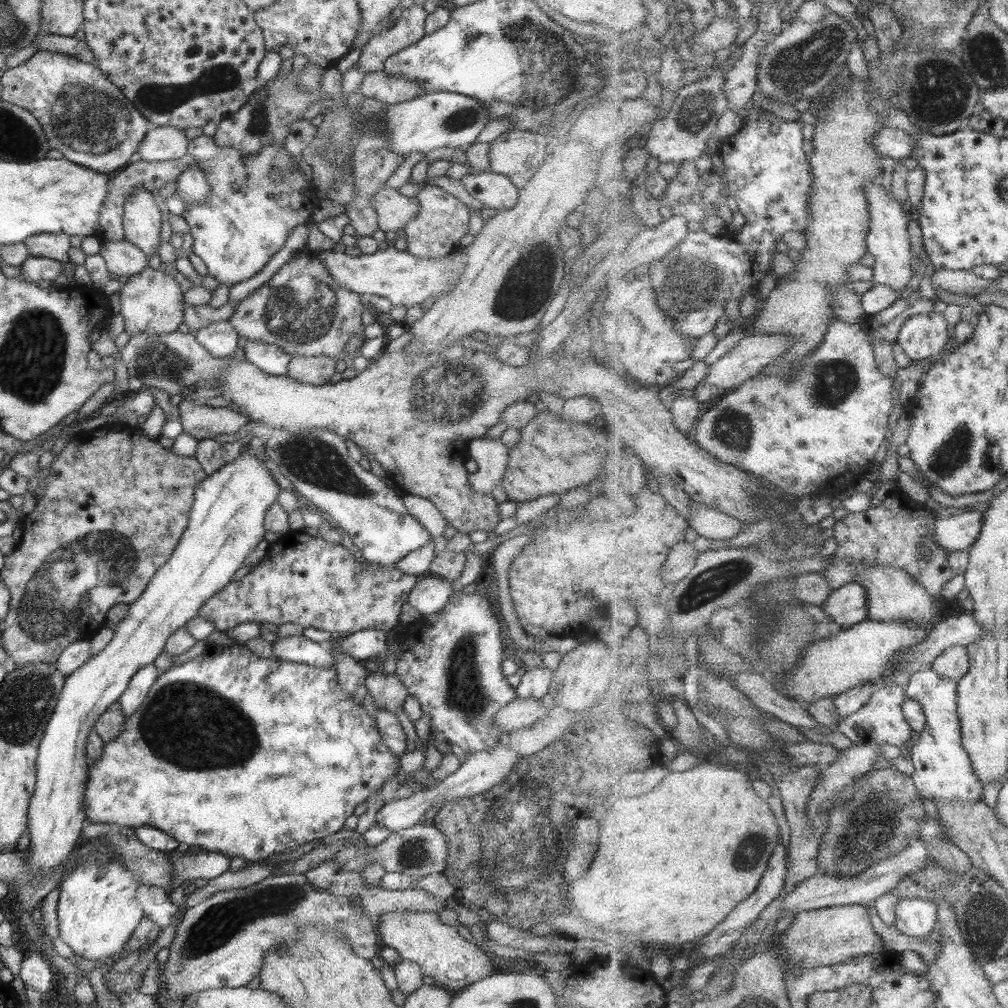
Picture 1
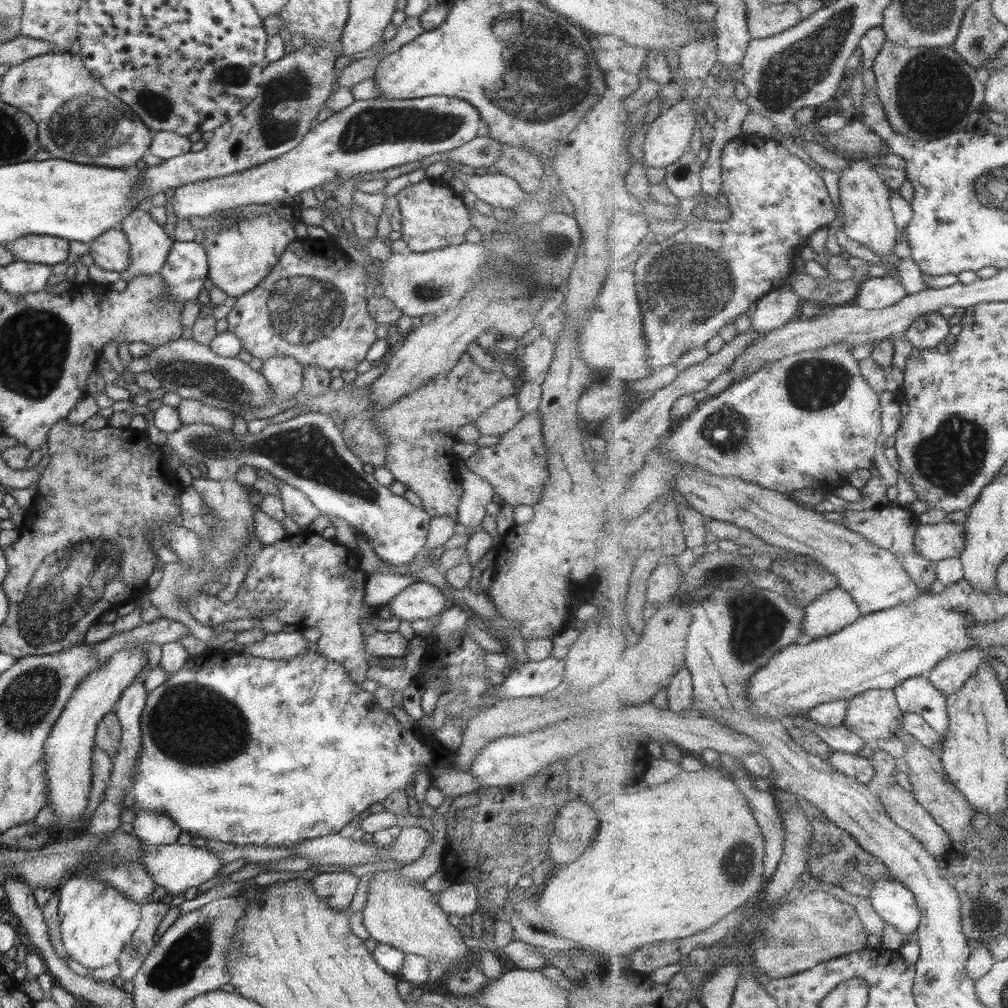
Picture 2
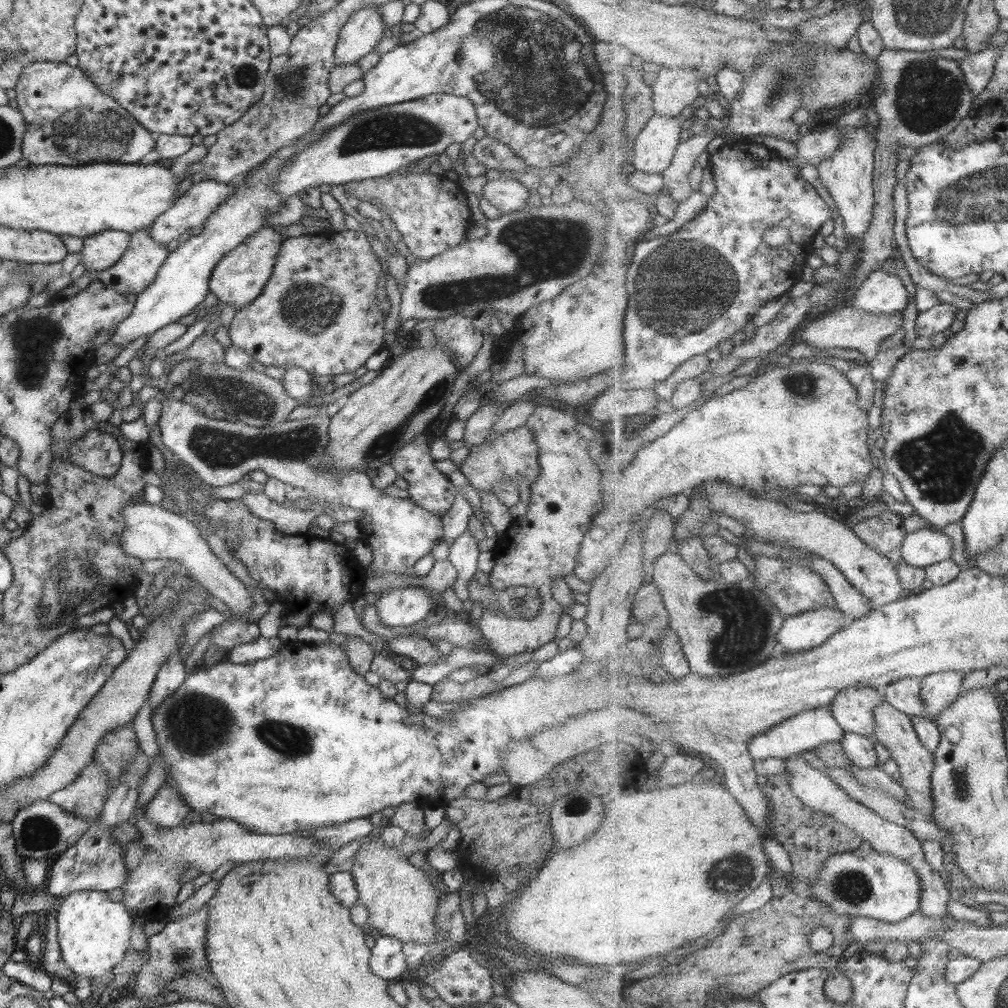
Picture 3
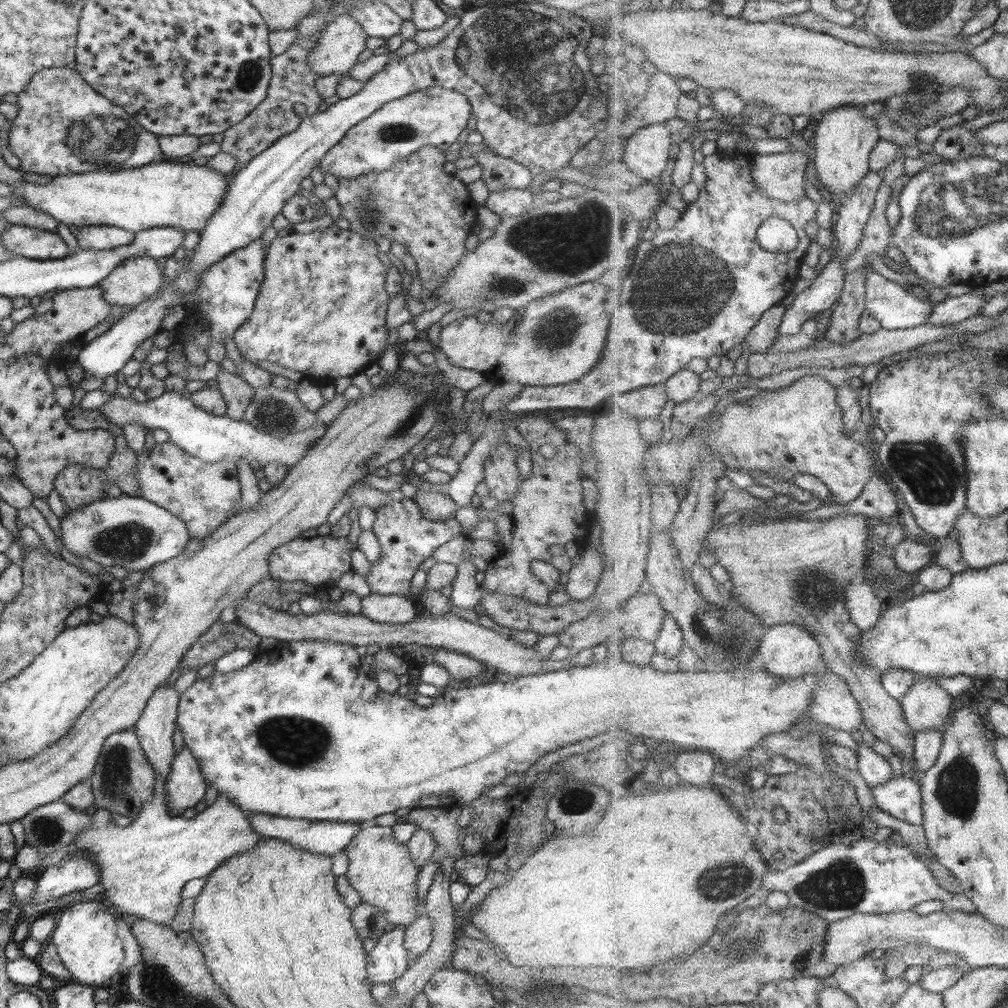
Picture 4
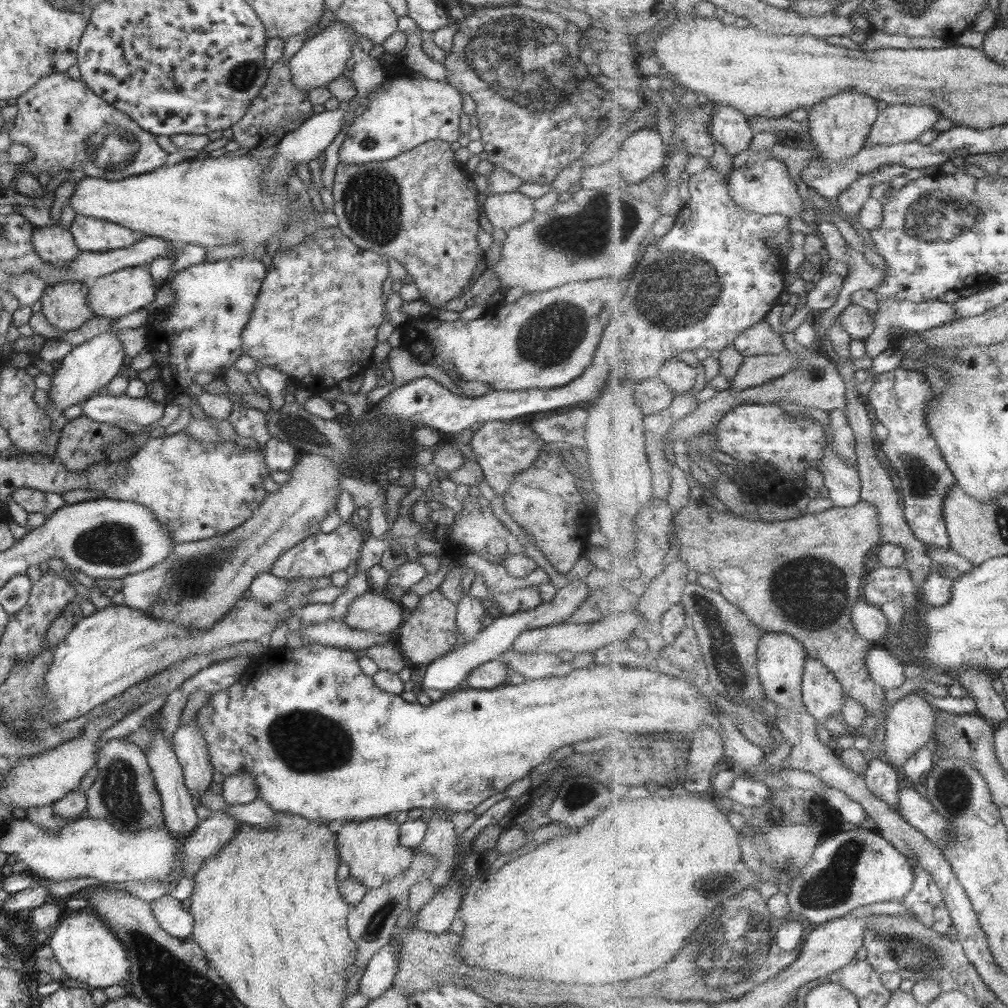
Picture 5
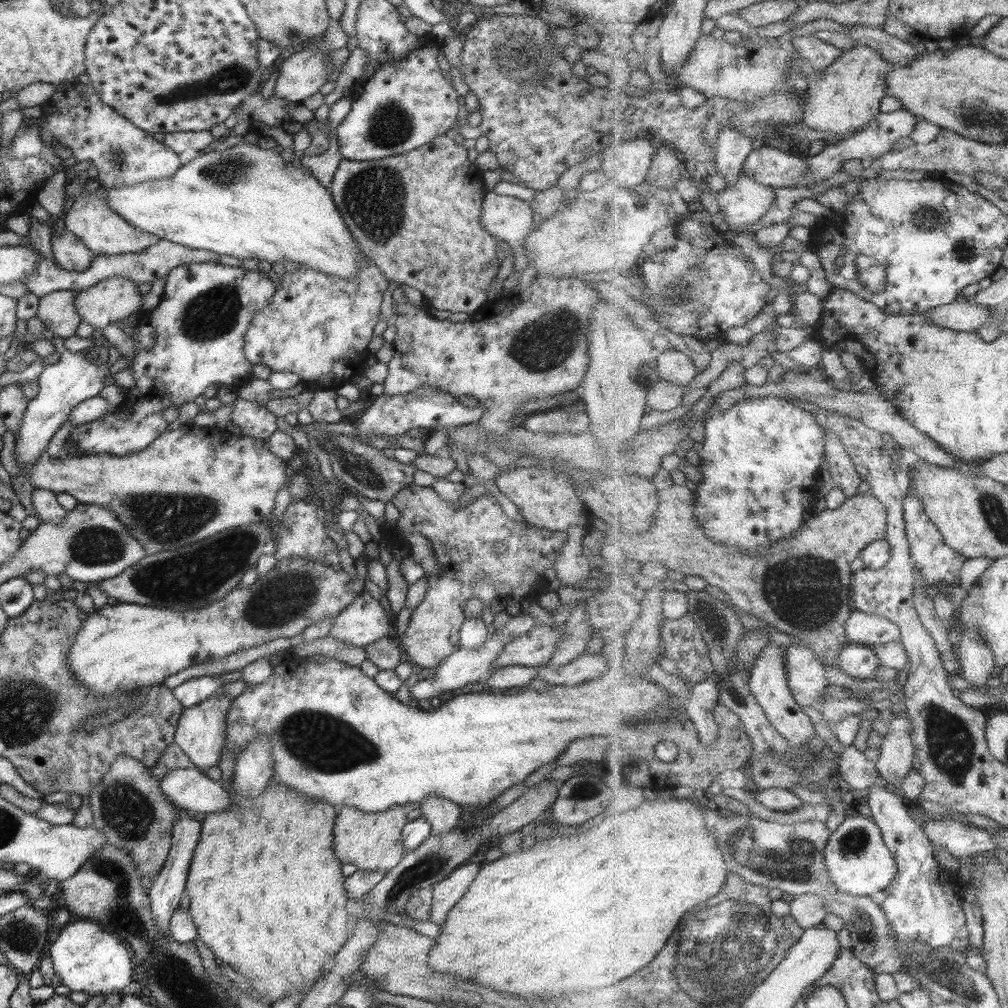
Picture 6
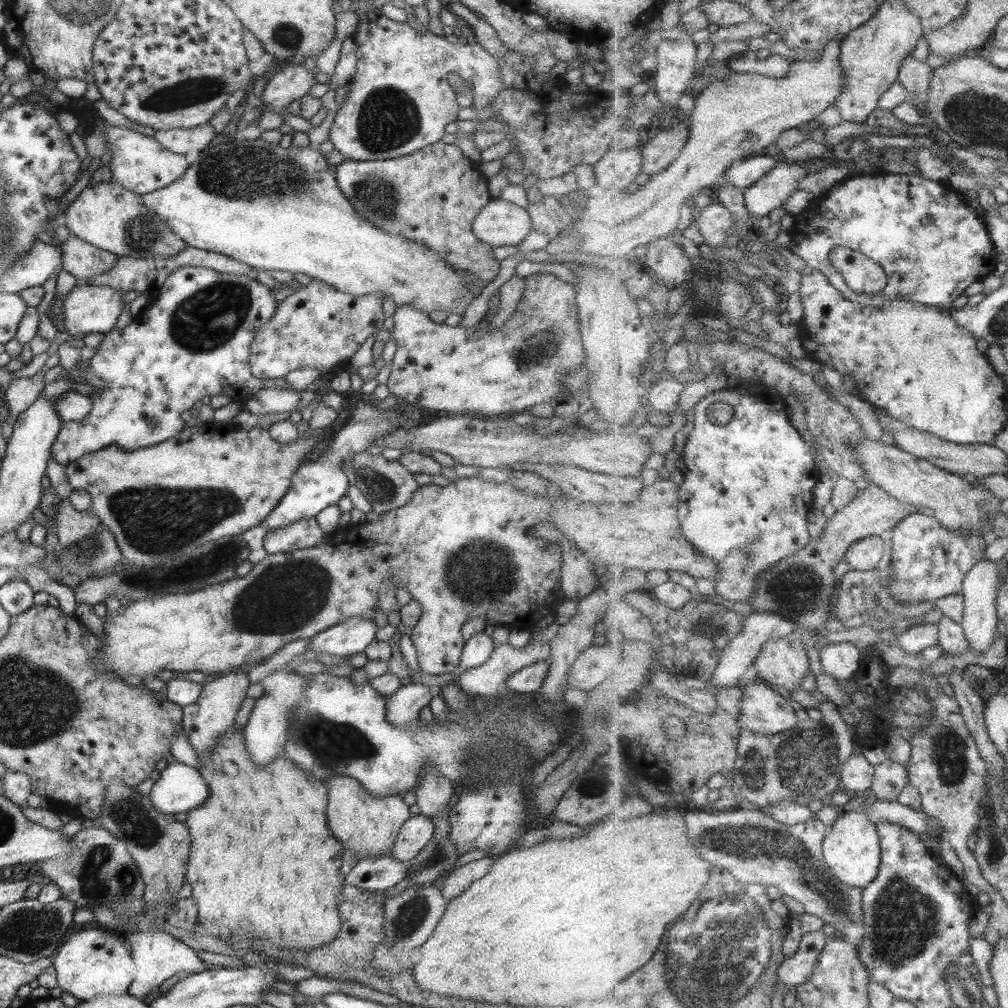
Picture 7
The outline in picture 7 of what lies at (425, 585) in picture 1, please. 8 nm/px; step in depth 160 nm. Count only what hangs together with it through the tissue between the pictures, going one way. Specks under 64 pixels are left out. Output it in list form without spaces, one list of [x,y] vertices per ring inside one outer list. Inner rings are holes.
[[[353,616],[313,636],[306,650],[307,658],[319,661],[320,654],[347,657],[359,654],[377,638],[376,630],[371,618]]]

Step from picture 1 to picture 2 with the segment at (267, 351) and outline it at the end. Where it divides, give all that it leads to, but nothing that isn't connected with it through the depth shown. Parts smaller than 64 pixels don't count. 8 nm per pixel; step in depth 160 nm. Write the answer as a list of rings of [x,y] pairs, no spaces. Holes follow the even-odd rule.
[[[271,356],[263,361],[259,373],[269,383],[276,400],[286,400],[300,391],[303,367],[290,356]]]

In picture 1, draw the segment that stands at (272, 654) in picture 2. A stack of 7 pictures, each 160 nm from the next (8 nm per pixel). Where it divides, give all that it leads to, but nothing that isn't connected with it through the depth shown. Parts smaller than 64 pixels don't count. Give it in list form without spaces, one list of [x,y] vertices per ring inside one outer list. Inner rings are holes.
[[[303,635],[275,638],[272,654],[277,659],[313,666],[335,666],[329,646],[307,640]]]

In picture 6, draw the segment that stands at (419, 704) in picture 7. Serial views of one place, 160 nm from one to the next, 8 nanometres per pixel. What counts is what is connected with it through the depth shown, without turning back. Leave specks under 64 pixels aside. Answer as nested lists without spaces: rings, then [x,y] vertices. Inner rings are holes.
[[[521,612],[515,617],[511,616],[507,624],[502,628],[497,628],[497,630],[490,628],[487,641],[483,643],[483,647],[476,648],[475,650],[467,650],[459,646],[457,650],[453,651],[439,666],[436,667],[434,677],[417,681],[415,685],[409,688],[410,700],[415,704],[419,700],[430,700],[432,697],[445,697],[445,694],[449,696],[447,690],[452,691],[455,688],[465,686],[465,684],[475,682],[476,680],[485,680],[488,676],[488,671],[490,670],[490,664],[495,660],[495,657],[499,654],[501,648],[509,643],[509,640],[515,636],[516,633],[527,632],[527,630],[530,630],[535,625],[539,625],[539,622]]]

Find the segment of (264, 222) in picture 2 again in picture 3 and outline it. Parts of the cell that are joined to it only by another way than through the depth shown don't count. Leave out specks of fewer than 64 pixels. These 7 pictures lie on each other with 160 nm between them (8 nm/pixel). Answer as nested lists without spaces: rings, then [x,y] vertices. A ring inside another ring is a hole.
[[[271,226],[259,229],[255,235],[247,237],[242,241],[242,244],[236,246],[219,259],[208,280],[209,292],[217,297],[219,304],[221,302],[229,304],[236,313],[244,306],[251,304],[261,294],[262,288],[271,276],[278,246],[285,238],[280,235],[278,229]]]

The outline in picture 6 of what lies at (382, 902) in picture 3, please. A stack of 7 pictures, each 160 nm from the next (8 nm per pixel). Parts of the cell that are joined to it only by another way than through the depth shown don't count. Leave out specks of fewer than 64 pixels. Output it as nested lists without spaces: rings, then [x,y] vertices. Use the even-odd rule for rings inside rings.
[[[343,805],[337,808],[335,824],[332,828],[333,850],[341,864],[355,865],[359,870],[385,871],[393,868],[403,855],[400,832],[406,825],[407,807],[393,805],[381,812],[365,812],[358,808]]]

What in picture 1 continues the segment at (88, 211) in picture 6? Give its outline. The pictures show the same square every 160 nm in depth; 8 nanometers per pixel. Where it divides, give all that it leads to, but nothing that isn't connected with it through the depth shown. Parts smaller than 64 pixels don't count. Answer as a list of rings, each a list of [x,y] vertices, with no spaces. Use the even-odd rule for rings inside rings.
[[[125,239],[100,240],[99,243],[98,255],[112,276],[132,277],[147,266],[146,256]]]

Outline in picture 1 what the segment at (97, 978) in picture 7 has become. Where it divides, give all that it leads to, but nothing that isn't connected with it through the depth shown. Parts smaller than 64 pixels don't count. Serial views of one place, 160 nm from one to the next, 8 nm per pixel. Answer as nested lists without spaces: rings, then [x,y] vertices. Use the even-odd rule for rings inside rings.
[[[104,848],[90,854],[80,866],[65,874],[58,886],[58,938],[67,944],[74,955],[87,960],[104,961],[119,953],[144,916],[135,900],[137,885],[124,866]]]

